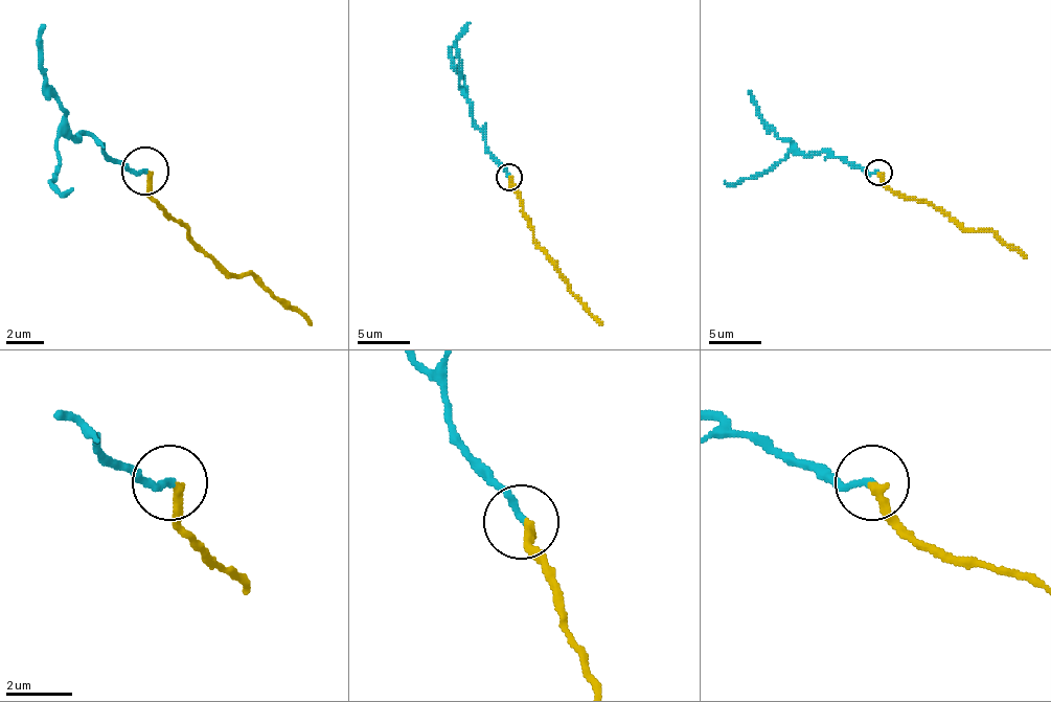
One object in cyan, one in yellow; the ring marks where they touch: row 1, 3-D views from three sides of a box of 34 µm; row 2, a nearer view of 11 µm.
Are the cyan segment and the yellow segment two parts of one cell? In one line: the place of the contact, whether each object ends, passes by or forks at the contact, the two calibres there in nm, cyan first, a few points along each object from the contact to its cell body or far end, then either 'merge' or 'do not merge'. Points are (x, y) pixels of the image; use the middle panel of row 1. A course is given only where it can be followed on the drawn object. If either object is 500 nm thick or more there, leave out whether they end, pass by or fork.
place (508, 177); cyan ends; yellow ends; calibres 200 and 260 nm; course cyan (509, 176), (488, 150), (473, 103), (464, 92), (456, 47), (462, 30), (470, 23); course yellow (509, 176), (509, 184), (518, 193), (533, 240), (556, 269), (570, 293), (601, 324); merge

